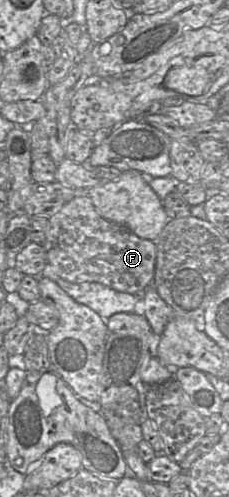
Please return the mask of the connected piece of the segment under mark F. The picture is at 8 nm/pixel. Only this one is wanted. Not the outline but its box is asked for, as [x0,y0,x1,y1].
[43,196,156,295]

